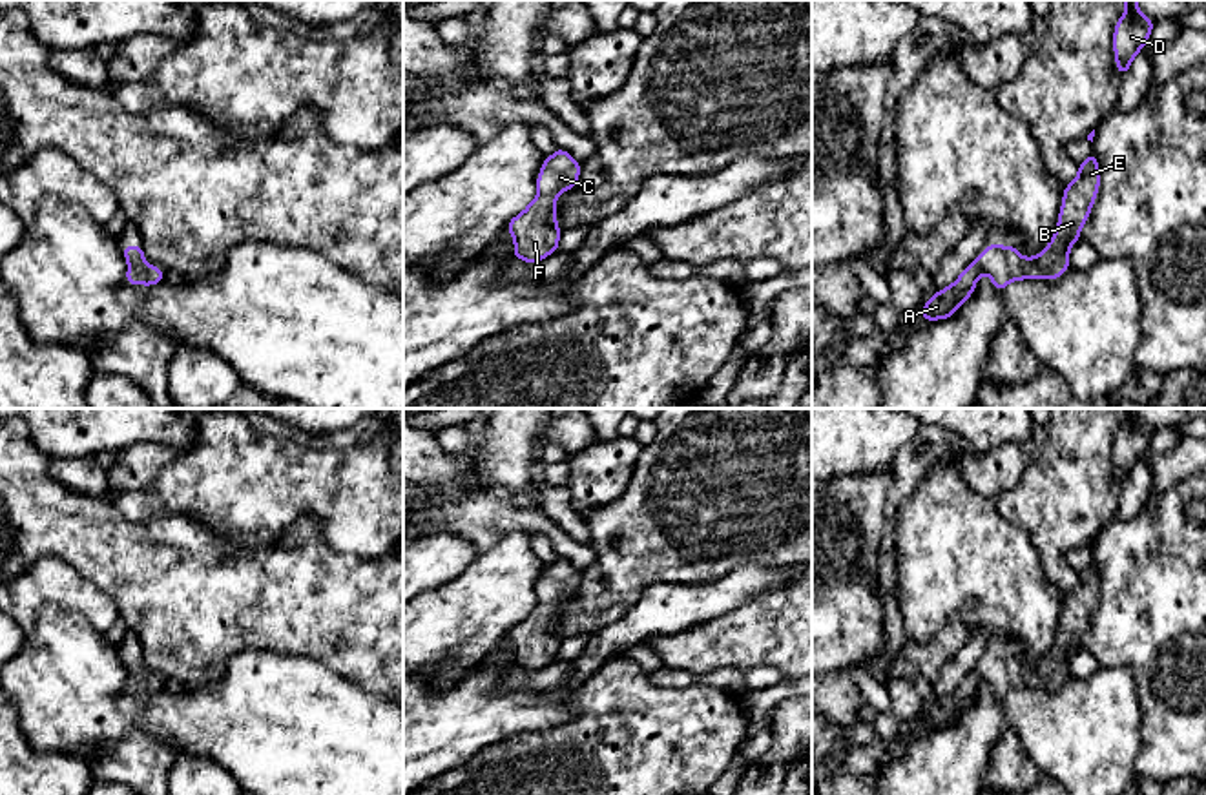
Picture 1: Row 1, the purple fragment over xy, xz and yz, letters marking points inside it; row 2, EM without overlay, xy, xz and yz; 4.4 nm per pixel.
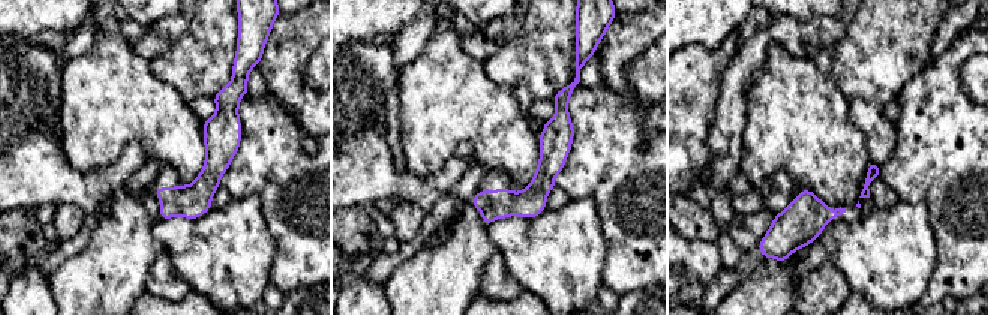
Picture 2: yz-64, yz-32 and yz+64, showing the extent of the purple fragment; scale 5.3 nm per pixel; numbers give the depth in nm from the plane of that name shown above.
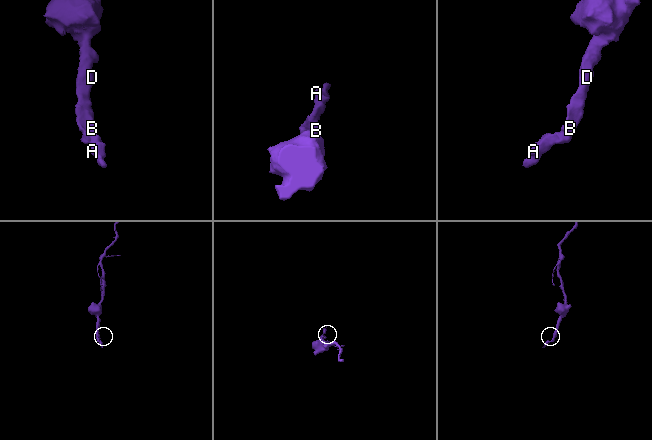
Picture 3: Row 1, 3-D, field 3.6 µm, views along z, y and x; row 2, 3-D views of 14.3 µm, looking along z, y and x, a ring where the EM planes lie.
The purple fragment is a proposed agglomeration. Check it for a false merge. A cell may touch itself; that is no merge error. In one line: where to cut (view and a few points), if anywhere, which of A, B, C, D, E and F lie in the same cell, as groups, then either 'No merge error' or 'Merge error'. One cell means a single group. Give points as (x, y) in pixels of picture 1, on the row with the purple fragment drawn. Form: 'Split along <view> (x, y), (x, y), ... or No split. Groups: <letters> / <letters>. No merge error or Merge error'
No split. Groups: A B C D E F. No merge error

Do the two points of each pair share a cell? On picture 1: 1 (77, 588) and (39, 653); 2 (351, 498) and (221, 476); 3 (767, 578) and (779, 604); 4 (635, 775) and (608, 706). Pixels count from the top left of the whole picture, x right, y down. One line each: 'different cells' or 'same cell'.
1: different cells
2: same cell
3: different cells
4: same cell

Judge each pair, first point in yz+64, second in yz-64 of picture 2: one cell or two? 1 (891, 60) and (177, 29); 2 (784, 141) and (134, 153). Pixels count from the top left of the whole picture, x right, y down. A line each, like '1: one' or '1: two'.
1: two
2: two

